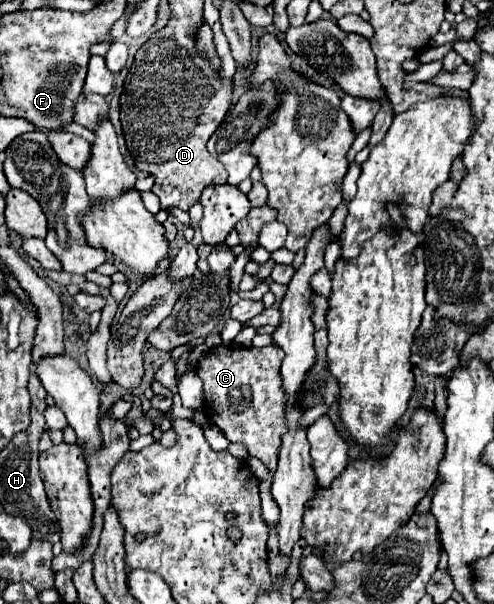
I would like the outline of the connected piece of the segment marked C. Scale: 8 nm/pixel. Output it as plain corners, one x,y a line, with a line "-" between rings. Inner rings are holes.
218,345
196,363
196,373
204,381
206,413
212,423
224,431
228,441
246,445
248,455
260,459
270,471
276,469
280,439
284,431
288,431
280,379
282,359
284,351
278,345
262,349

